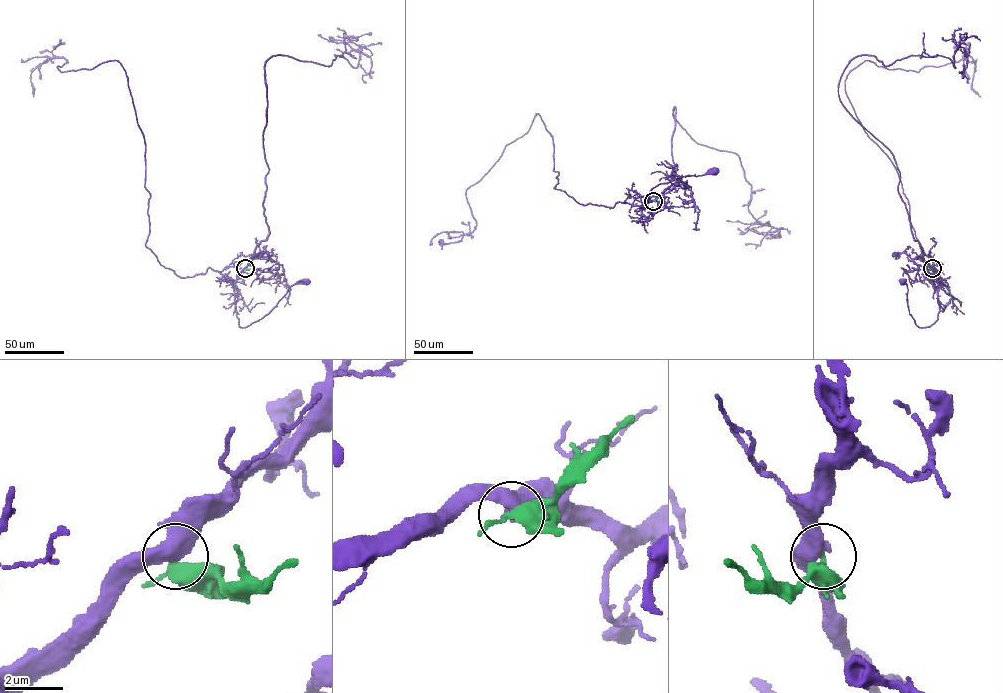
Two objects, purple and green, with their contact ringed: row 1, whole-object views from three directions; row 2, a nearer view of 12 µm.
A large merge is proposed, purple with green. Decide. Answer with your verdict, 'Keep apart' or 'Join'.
Keep apart

